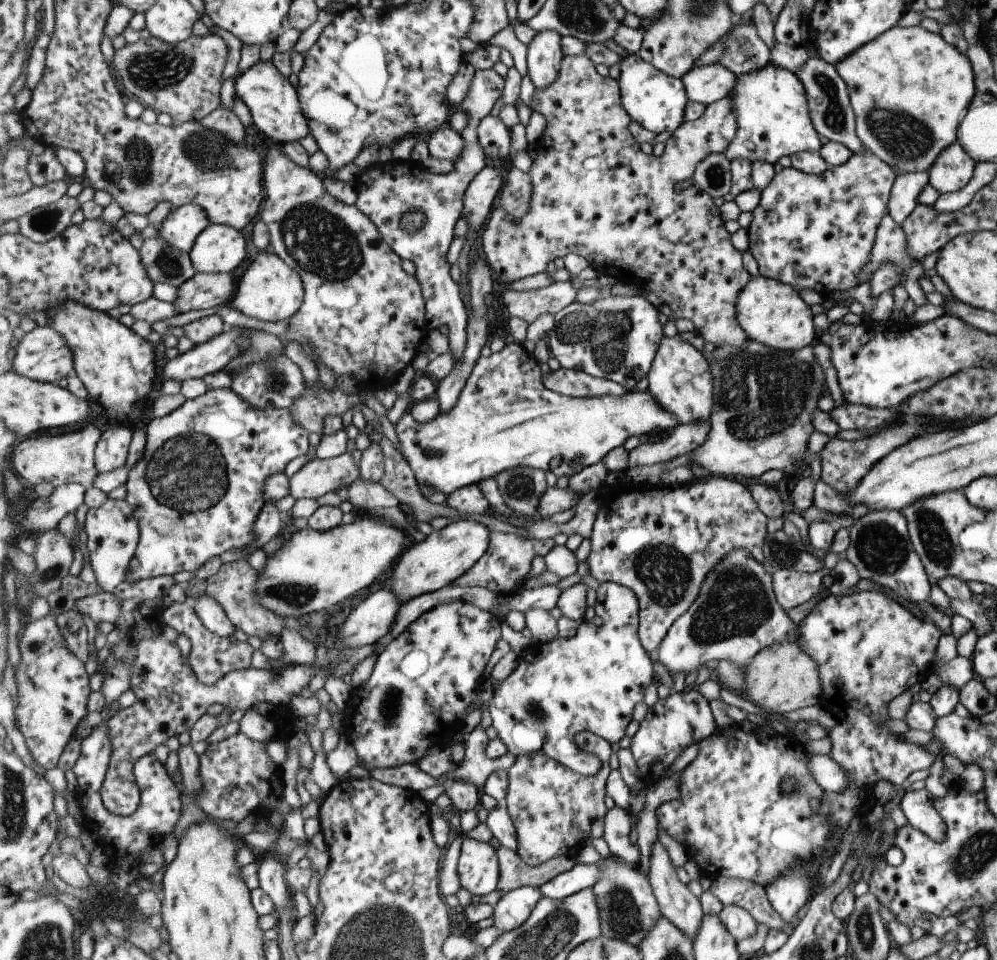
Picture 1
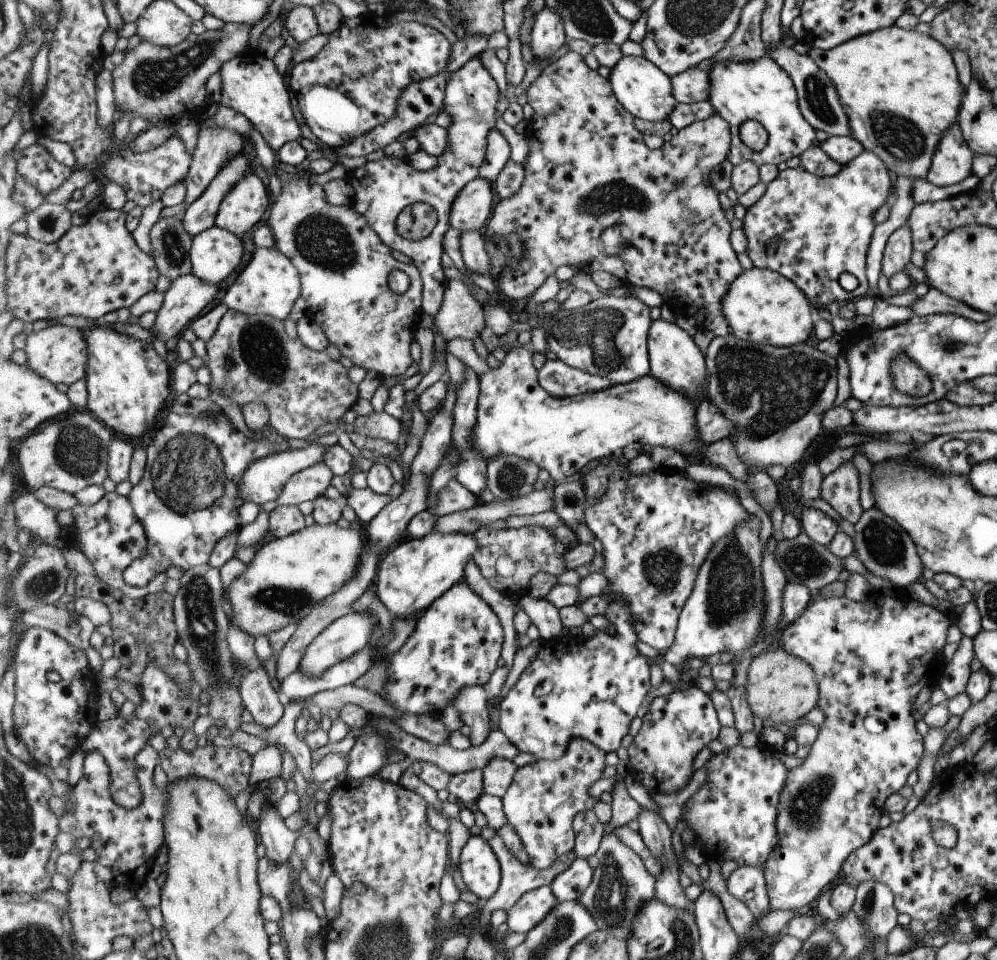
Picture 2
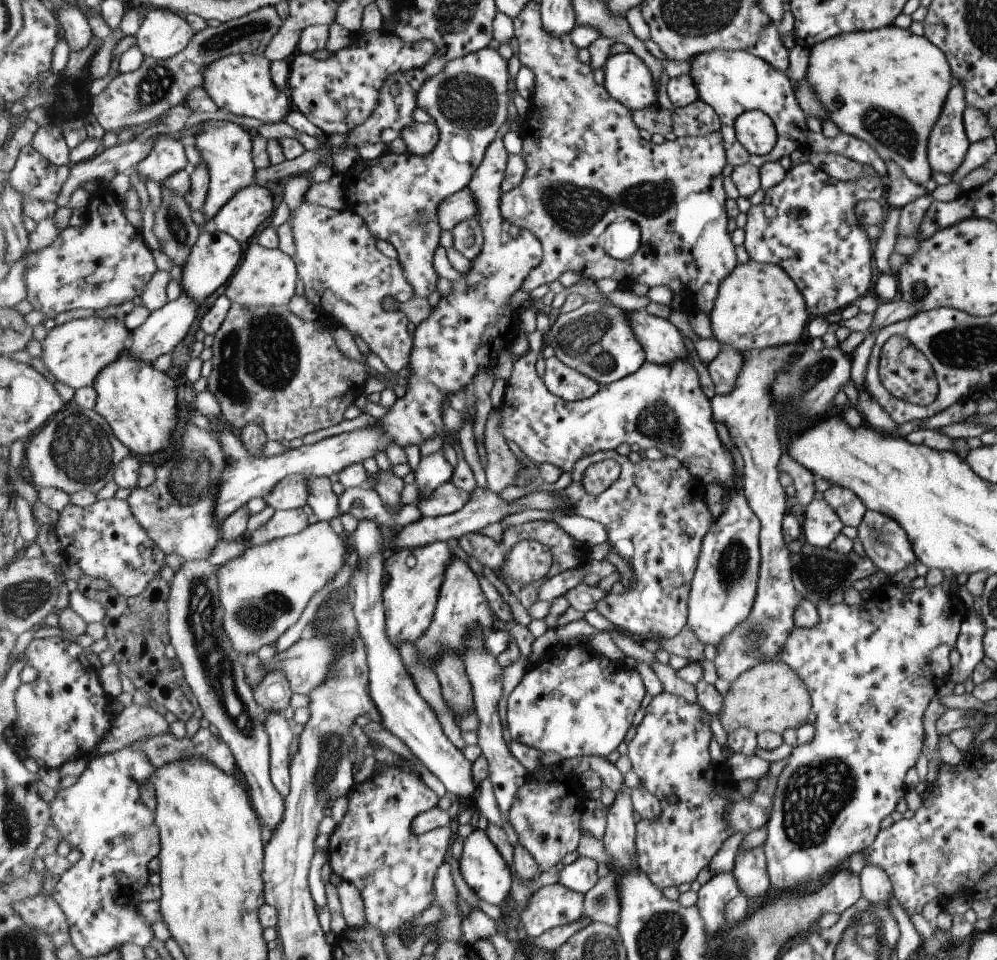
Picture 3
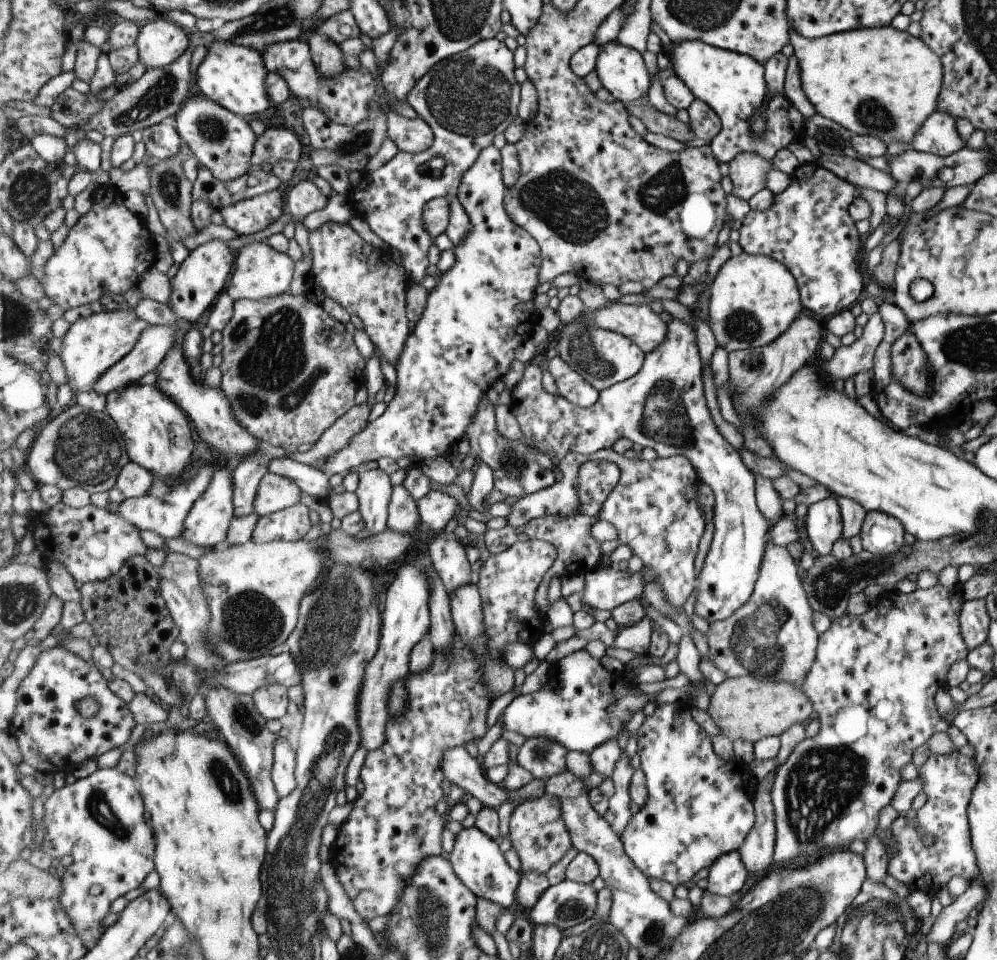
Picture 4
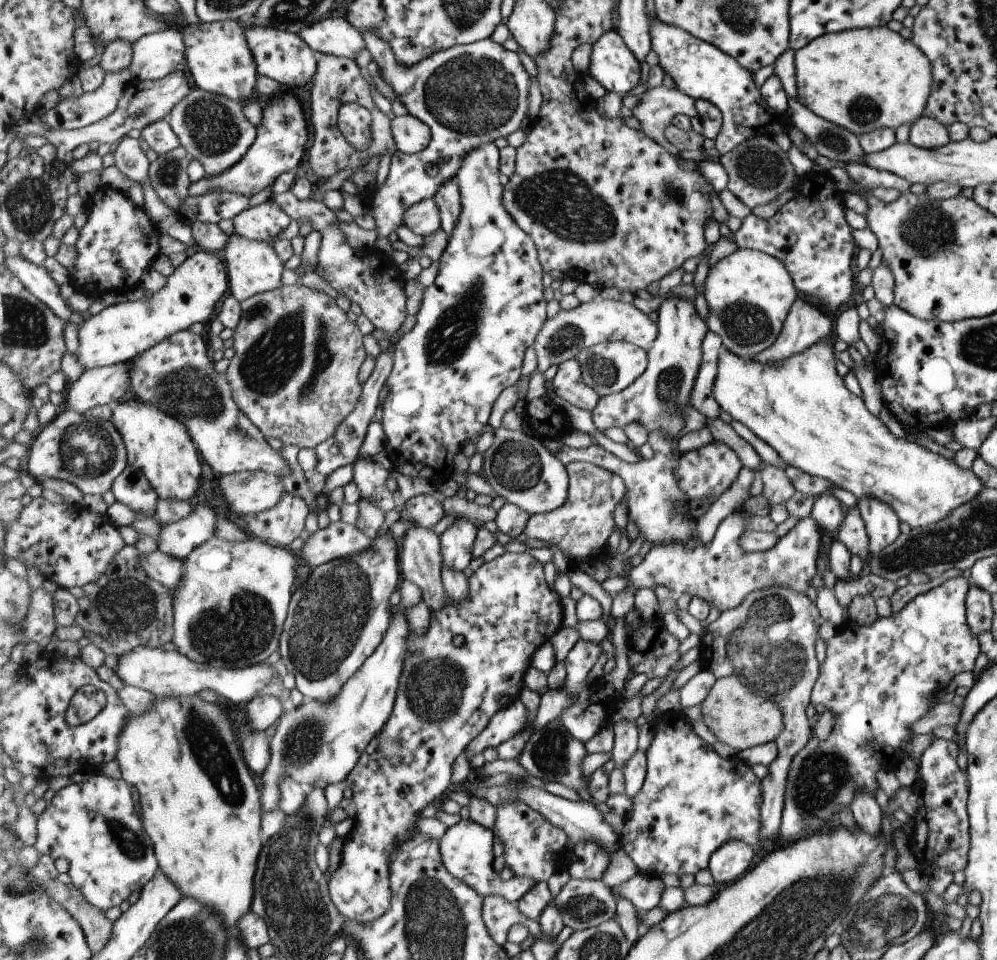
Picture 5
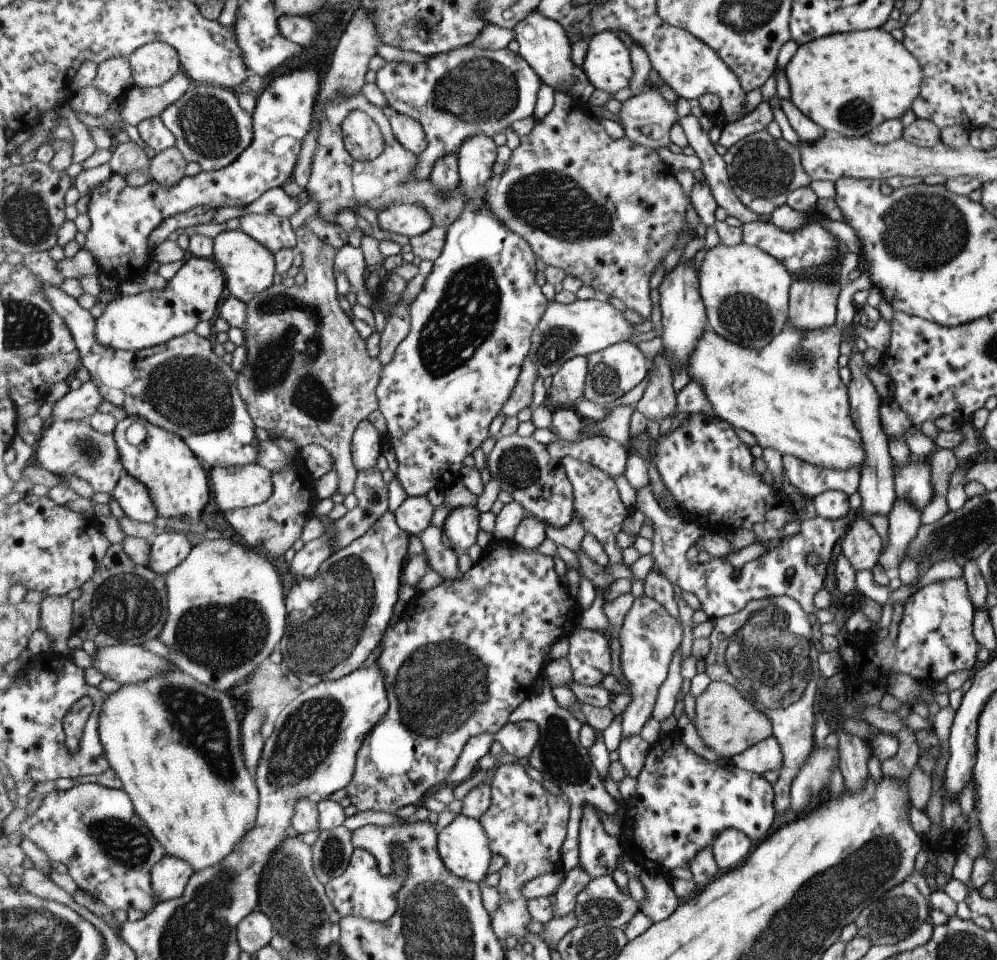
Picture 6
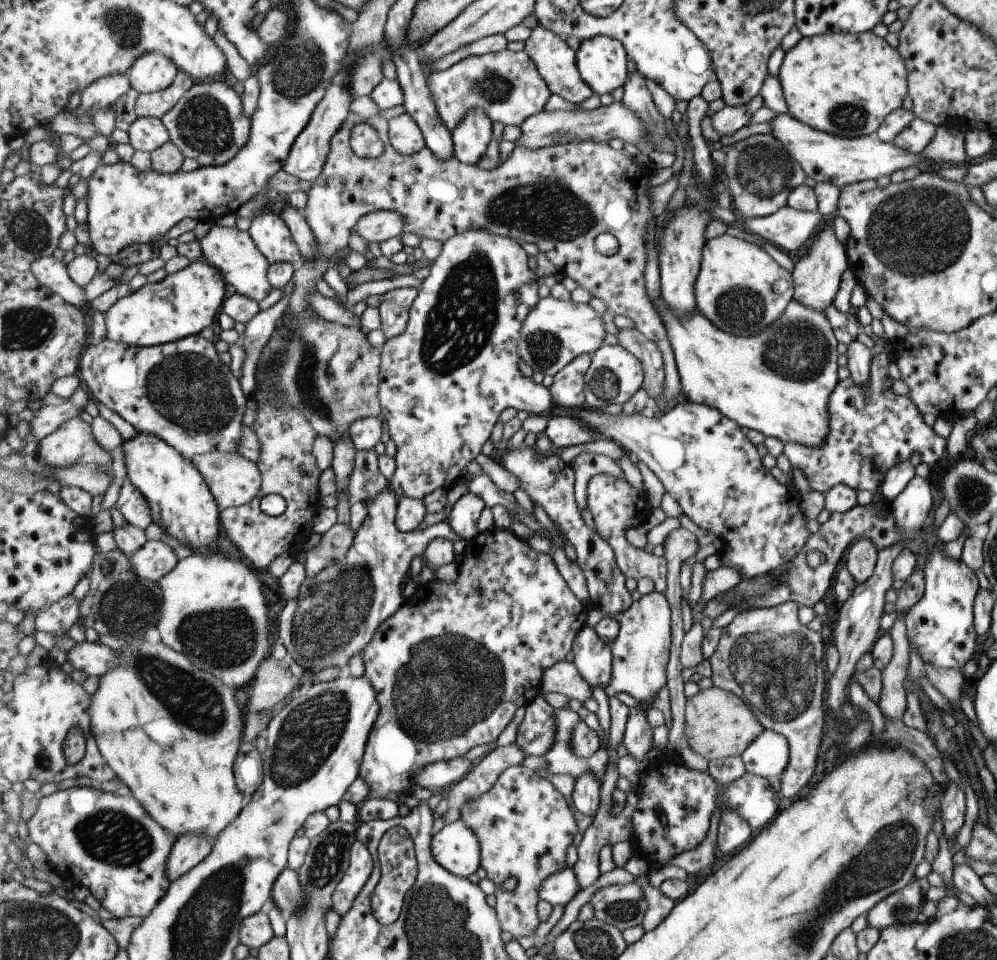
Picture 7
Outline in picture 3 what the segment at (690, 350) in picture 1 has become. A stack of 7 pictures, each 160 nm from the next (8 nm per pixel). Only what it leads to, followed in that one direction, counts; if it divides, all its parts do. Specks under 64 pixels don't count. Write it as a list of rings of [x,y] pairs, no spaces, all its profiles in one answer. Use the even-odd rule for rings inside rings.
[[[647,310],[628,311],[636,337],[644,346],[647,360],[669,365],[688,358],[683,333],[668,319],[649,314]]]

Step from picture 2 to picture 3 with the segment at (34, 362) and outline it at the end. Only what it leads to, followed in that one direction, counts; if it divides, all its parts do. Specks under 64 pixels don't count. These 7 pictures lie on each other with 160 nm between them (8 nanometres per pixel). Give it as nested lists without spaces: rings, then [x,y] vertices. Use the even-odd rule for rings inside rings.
[[[87,317],[73,319],[50,330],[41,342],[41,356],[45,366],[54,378],[75,390],[95,384],[101,371],[113,364],[128,349],[131,330],[117,318],[103,319]]]

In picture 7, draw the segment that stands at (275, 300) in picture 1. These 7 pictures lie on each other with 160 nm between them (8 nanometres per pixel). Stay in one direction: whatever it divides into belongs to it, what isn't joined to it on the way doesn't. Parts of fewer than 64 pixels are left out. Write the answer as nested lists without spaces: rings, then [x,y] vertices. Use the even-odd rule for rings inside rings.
[[[215,223],[200,242],[205,254],[204,260],[212,266],[217,266],[218,270],[225,274],[226,282],[235,288],[236,293],[259,302],[269,296],[269,292],[273,289],[272,283],[269,282],[269,270],[272,263],[257,246],[256,240],[252,238],[249,231],[219,226]]]

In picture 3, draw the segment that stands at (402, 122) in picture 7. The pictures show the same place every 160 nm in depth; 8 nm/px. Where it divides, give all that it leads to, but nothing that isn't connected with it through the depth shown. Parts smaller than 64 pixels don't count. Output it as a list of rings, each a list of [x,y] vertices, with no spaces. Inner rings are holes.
[[[413,121],[411,125],[402,130],[400,138],[409,152],[423,156],[432,153],[440,144],[440,130],[435,122],[418,123]]]

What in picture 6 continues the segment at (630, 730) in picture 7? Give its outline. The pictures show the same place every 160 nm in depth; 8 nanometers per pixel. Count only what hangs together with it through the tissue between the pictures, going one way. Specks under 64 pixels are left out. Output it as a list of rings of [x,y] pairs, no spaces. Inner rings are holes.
[[[641,734],[621,738],[618,748],[619,760],[625,765],[630,777],[637,779],[641,774],[653,745]]]

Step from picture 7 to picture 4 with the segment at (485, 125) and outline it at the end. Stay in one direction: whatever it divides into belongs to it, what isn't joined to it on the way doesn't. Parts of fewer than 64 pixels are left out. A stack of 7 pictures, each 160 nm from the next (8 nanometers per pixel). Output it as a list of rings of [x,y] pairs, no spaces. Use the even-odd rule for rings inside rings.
[[[491,145],[480,154],[475,165],[464,174],[463,182],[460,186],[458,197],[463,203],[467,214],[470,216],[471,228],[469,234],[464,238],[464,241],[454,248],[456,254],[456,261],[451,270],[444,272],[437,281],[434,288],[431,290],[429,300],[422,314],[421,320],[414,326],[413,334],[409,335],[408,342],[405,345],[404,352],[400,361],[396,364],[397,380],[395,383],[395,393],[392,400],[387,404],[384,413],[372,423],[367,425],[367,428],[360,432],[351,441],[348,447],[340,450],[333,455],[333,458],[326,463],[324,470],[329,476],[332,474],[340,474],[342,476],[349,474],[351,470],[358,469],[363,466],[368,460],[379,460],[383,456],[388,456],[396,460],[397,458],[416,458],[415,462],[420,465],[423,460],[427,458],[437,458],[442,456],[446,458],[453,454],[453,442],[459,442],[463,438],[463,434],[467,432],[467,426],[472,425],[478,411],[480,404],[489,392],[489,388],[500,380],[501,376],[505,376],[515,360],[515,350],[531,340],[538,325],[537,318],[539,311],[535,308],[535,296],[537,296],[537,286],[540,282],[540,270],[542,265],[542,248],[540,242],[524,227],[519,226],[508,213],[505,206],[505,197],[507,196],[508,187],[504,181],[504,174],[502,170],[502,149],[499,150],[497,146]]]

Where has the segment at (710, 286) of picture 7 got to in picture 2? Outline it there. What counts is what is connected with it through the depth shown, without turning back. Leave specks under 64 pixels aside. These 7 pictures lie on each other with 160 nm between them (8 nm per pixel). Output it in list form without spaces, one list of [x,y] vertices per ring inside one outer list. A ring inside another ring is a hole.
[[[753,267],[736,278],[724,298],[723,310],[737,338],[760,345],[790,347],[807,340],[813,326],[811,307],[789,279],[772,270]]]

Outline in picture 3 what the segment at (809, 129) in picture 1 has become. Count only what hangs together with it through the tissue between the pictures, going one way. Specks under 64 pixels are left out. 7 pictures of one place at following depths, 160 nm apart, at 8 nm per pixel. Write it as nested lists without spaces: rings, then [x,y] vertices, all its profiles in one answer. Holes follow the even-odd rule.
[[[715,49],[691,60],[690,75],[696,82],[700,98],[719,114],[722,122],[721,134],[724,138],[728,164],[739,166],[747,163],[760,167],[768,162],[778,161],[781,156],[789,156],[795,149],[806,149],[808,123],[803,108],[795,98],[793,84],[787,73],[775,70],[771,64],[757,58],[751,51],[726,51]],[[760,110],[769,116],[776,132],[774,147],[764,155],[751,154],[737,138],[736,120],[744,112]]]

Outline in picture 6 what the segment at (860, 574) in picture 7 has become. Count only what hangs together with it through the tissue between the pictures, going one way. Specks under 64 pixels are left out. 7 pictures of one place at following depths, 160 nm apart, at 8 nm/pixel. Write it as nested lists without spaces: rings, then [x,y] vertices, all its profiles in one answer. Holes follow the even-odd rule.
[[[857,518],[849,524],[839,540],[839,546],[855,573],[869,573],[870,568],[877,564],[882,542],[878,532],[864,518]]]

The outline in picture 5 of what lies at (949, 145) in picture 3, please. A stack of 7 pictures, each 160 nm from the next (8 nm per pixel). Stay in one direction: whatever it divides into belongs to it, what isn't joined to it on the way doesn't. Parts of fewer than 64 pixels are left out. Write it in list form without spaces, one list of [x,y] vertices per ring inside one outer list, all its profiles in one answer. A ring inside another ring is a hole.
[[[919,116],[911,122],[908,141],[923,149],[936,149],[949,142],[946,126],[935,119]]]

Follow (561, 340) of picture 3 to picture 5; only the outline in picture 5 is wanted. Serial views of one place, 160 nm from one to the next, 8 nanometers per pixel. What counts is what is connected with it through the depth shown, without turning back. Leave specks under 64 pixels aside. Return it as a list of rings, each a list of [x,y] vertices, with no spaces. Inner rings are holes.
[[[627,341],[604,342],[593,347],[585,347],[578,354],[585,382],[606,397],[628,389],[648,369],[648,351]]]

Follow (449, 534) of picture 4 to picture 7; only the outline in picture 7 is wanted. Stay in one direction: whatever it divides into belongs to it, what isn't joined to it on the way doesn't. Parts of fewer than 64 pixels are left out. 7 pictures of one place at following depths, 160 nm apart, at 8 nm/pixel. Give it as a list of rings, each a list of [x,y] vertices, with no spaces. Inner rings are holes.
[[[473,492],[465,493],[451,509],[448,523],[453,532],[464,539],[467,543],[475,539],[479,532],[477,530],[477,520],[481,518],[481,512],[485,510],[487,504],[483,498]]]

